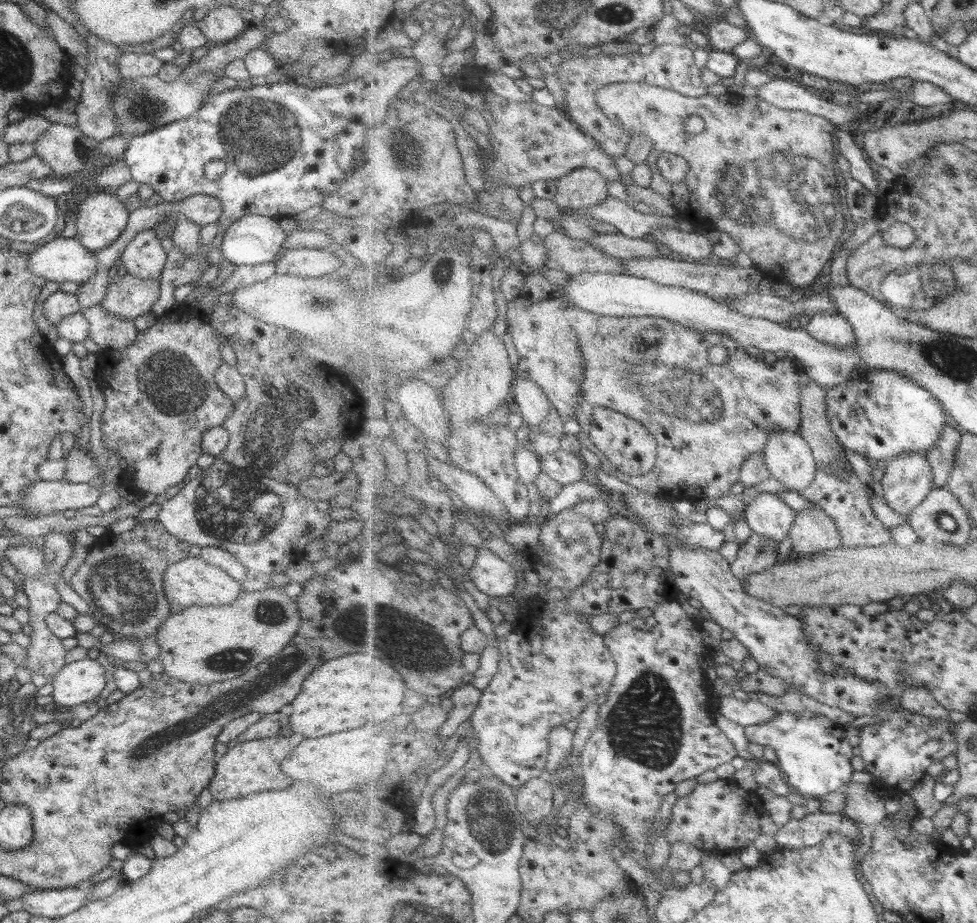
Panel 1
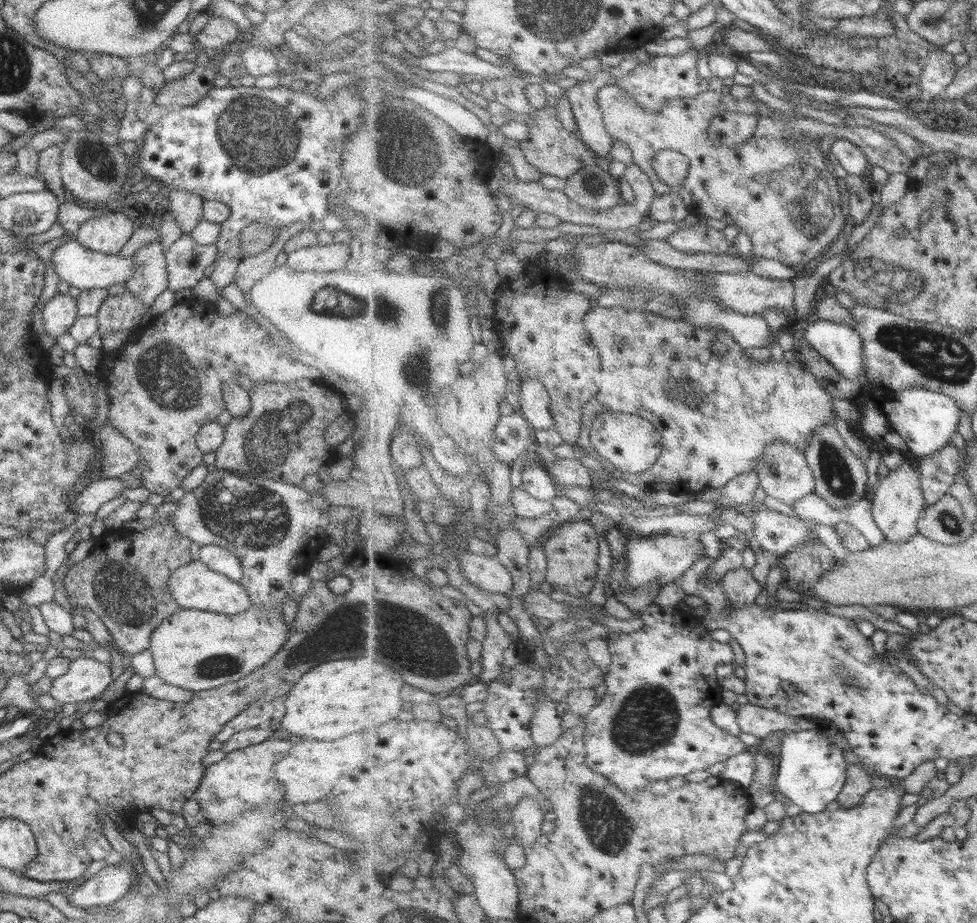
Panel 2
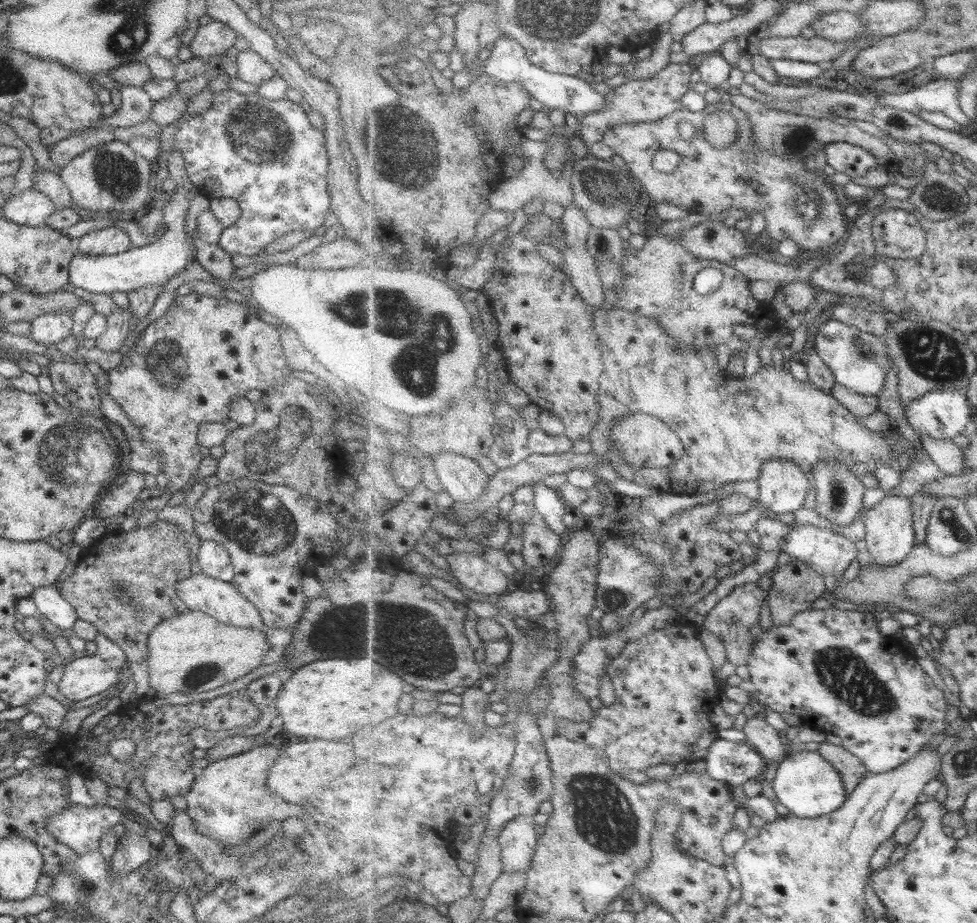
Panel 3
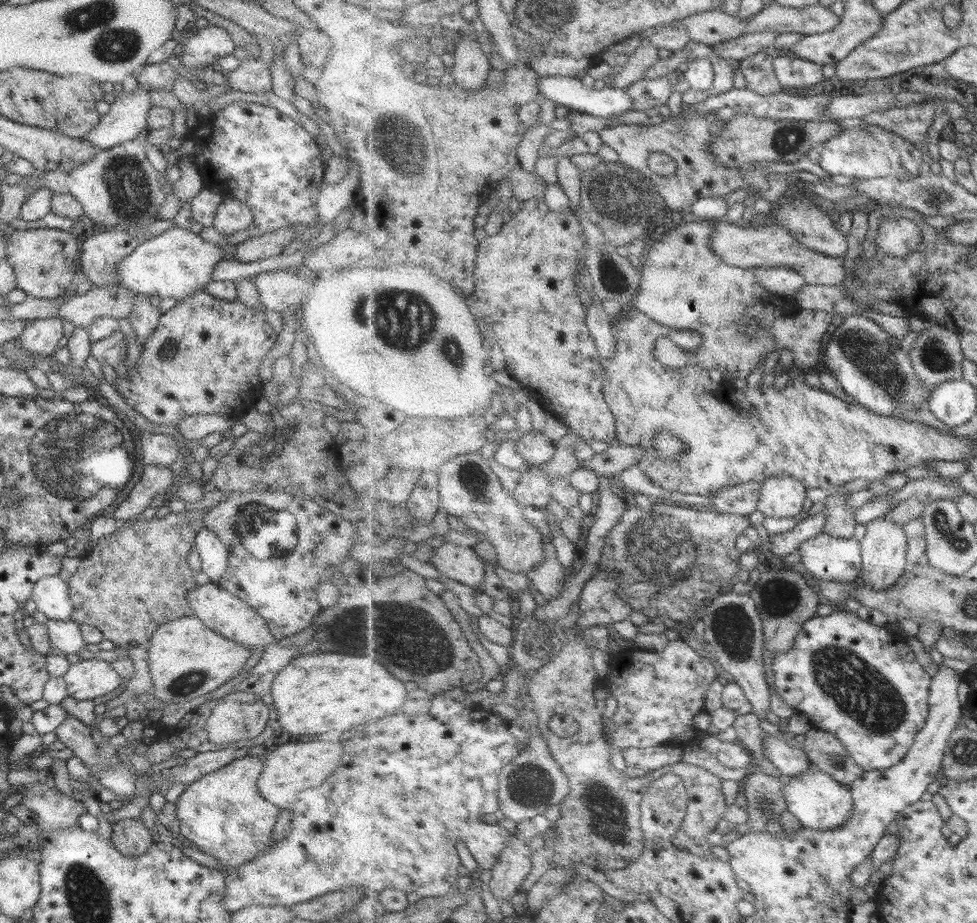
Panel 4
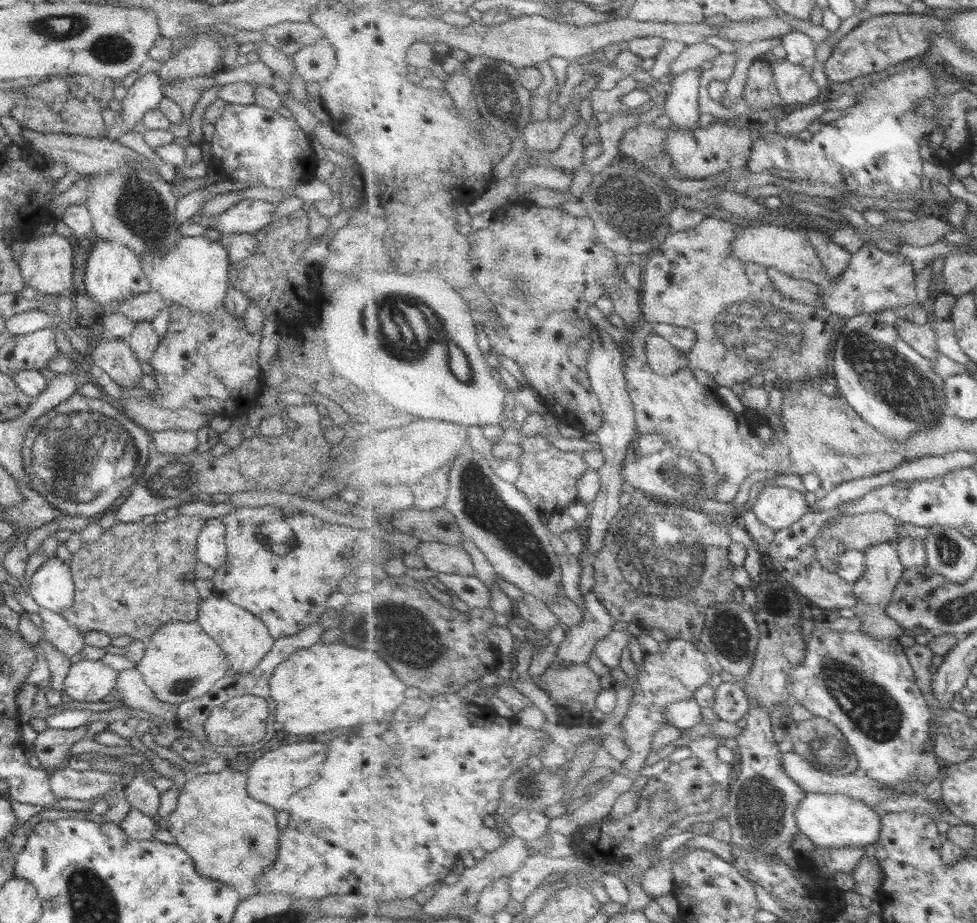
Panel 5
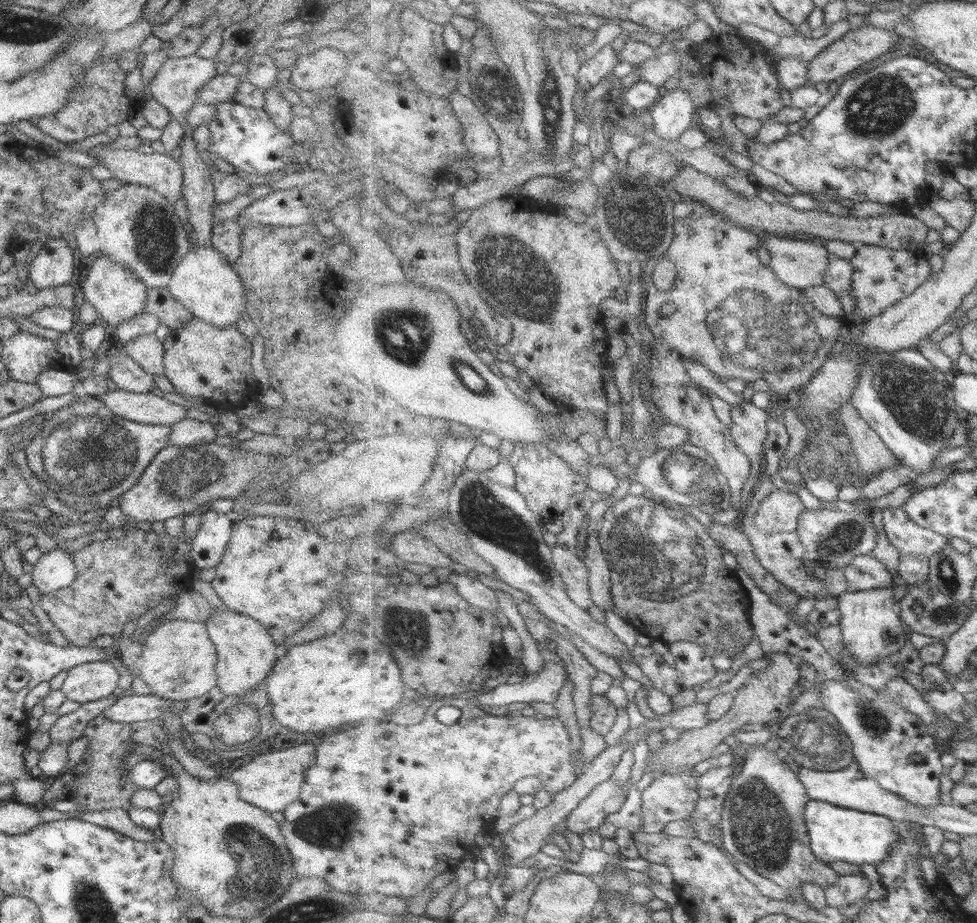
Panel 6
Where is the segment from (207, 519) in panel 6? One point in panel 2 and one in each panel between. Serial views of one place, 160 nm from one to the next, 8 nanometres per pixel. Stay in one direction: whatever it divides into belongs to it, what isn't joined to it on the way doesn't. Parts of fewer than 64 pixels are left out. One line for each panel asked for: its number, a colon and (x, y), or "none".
2: (220, 559)
3: (214, 560)
4: (214, 554)
5: (211, 550)

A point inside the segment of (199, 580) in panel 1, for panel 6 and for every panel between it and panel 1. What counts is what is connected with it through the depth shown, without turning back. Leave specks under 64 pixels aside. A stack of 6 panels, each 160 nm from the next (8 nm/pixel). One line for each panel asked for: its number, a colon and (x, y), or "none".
2: (193, 585)
3: (220, 599)
4: (228, 615)
5: (244, 638)
6: (246, 652)

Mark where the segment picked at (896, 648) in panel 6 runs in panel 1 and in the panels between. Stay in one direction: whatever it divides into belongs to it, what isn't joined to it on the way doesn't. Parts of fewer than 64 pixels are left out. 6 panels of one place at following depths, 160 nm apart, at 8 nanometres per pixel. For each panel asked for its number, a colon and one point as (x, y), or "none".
1: (909, 479)
2: (900, 501)
3: (891, 535)
4: (886, 545)
5: (885, 569)

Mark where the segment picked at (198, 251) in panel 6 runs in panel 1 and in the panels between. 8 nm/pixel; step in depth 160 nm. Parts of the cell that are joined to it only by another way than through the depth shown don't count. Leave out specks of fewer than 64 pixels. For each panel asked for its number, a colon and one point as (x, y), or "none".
1: (64, 259)
2: (78, 266)
3: (154, 264)
4: (175, 264)
5: (194, 274)

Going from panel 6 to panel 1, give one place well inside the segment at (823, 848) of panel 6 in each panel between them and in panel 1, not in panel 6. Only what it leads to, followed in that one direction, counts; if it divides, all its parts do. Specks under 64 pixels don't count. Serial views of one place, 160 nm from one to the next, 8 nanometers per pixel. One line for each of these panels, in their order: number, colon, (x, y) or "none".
1: (814, 753)
2: (813, 772)
3: (807, 783)
4: (816, 798)
5: (836, 821)

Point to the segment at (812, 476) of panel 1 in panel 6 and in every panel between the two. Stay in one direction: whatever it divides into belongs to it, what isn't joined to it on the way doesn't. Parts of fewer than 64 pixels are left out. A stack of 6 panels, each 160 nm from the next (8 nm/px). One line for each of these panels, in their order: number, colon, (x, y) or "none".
2: (785, 472)
3: (784, 487)
4: (783, 496)
5: (779, 507)
6: (781, 511)

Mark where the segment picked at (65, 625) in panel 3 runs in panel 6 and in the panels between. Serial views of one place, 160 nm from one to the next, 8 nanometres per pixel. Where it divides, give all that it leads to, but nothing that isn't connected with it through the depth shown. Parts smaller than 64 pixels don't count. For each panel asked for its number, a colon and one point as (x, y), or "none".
4: (51, 594)
5: (52, 587)
6: (55, 570)

